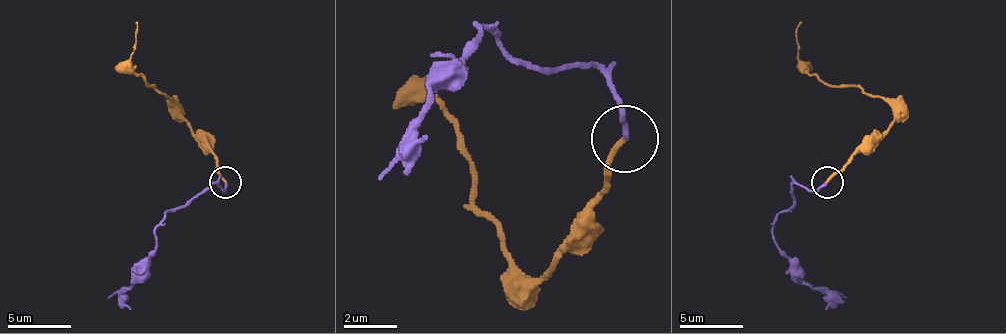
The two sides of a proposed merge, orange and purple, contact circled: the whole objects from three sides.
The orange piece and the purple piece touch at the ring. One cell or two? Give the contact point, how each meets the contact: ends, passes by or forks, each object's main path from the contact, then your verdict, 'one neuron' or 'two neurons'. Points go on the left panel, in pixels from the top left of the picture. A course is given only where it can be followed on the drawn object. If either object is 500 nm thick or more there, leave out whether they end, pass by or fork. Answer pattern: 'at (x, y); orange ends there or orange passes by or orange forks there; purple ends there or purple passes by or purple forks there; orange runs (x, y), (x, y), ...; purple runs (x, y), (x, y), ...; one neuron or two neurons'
at (225, 182); orange ends there; purple ends there; orange runs (226, 182), (210, 150), (188, 128), (181, 112), (133, 70), (130, 58), (136, 42), (136, 22); purple runs (226, 182), (223, 189), (213, 186), (162, 218), (156, 243), (140, 266), (140, 275), (124, 291), (108, 298); one neuron

